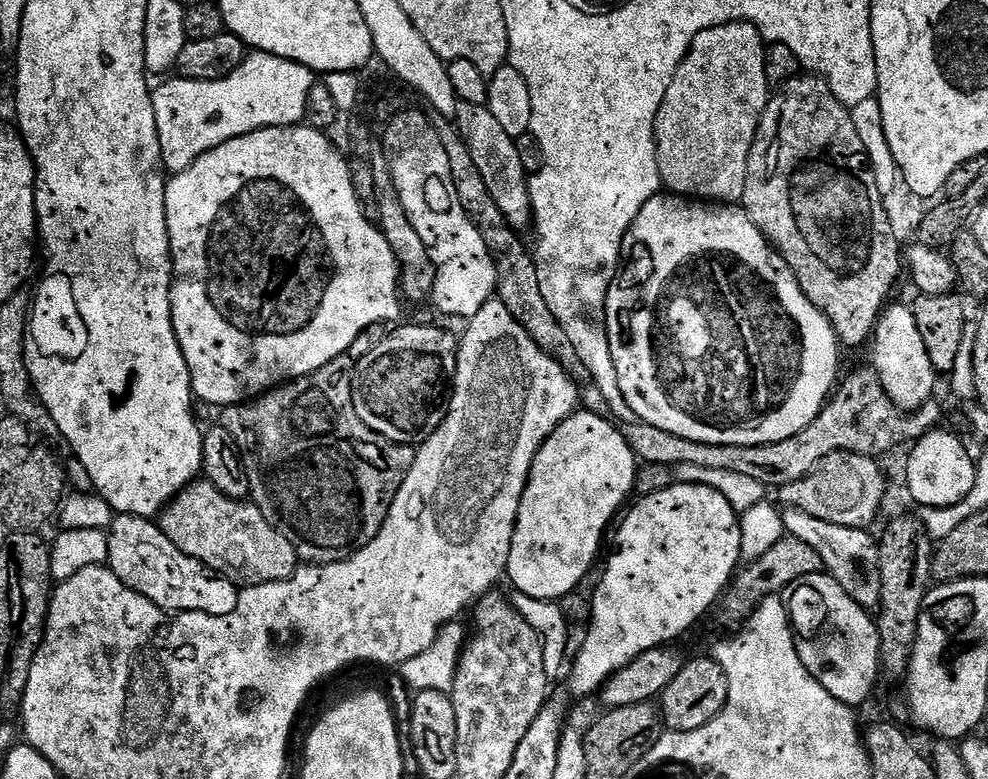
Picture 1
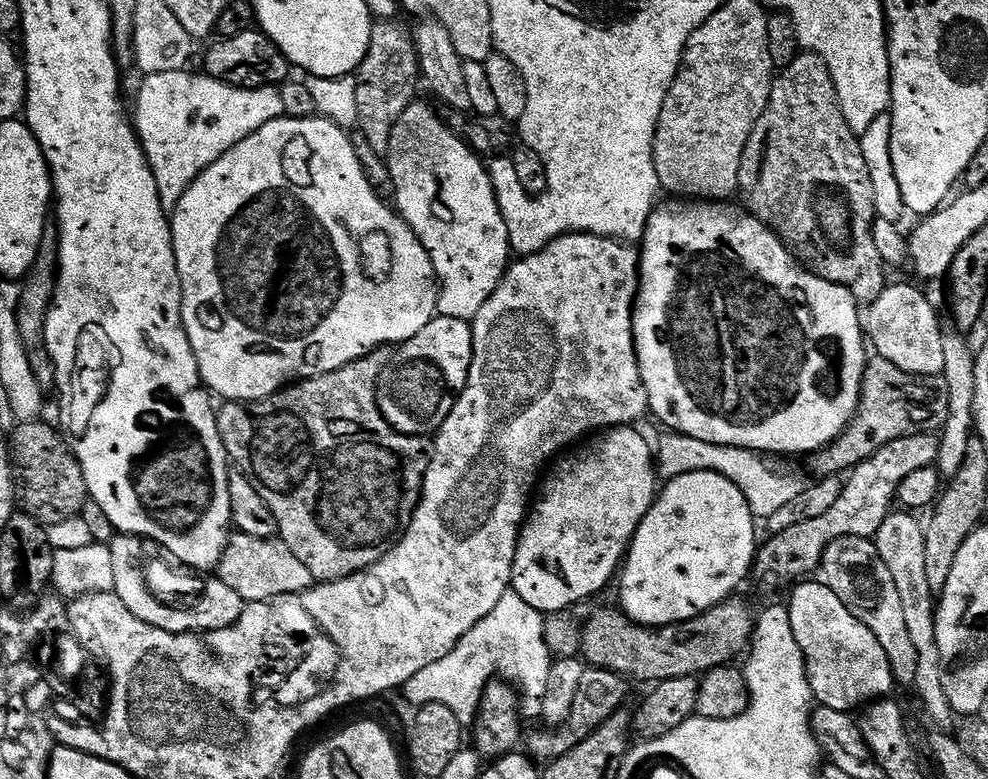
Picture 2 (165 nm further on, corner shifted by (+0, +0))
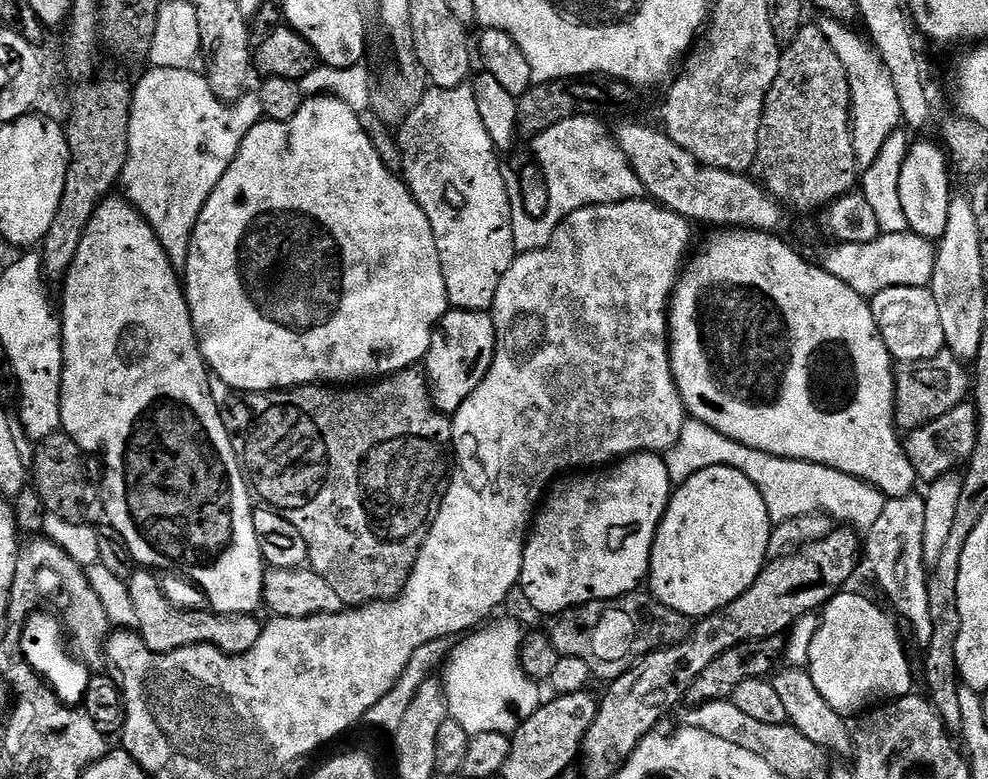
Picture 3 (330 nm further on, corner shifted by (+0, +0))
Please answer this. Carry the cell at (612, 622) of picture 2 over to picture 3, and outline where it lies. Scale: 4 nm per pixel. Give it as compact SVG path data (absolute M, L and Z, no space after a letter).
M644 590L629 592L627 596L613 600L580 604L559 613L553 620L556 621L550 629L550 637L557 655L582 658L589 673L593 677L601 676L604 682L616 680L646 654L682 642L694 627L689 617L678 614L678 610L670 610L670 606L658 602Z

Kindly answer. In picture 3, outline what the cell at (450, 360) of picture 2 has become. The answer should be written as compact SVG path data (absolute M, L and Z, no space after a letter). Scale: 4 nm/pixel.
M449 310L436 325L428 352L422 361L424 374L428 378L428 391L432 393L432 402L437 412L455 414L470 398L470 394L480 383L492 365L494 350L496 349L496 331L491 315L487 311L466 312L463 310Z

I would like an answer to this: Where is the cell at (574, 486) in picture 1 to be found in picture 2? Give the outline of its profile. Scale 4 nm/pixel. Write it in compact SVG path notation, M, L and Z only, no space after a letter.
M621 426L601 431L595 438L565 451L547 469L524 527L520 529L520 539L516 541L511 587L511 591L526 598L526 602L541 614L591 601L592 596L598 595L611 580L613 583L636 528L658 495L654 448L651 443L648 445L647 438L638 429L636 426Z

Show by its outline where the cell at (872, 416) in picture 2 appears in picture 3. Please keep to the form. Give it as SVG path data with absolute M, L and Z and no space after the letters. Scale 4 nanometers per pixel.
M947 350L929 360L900 362L895 365L896 403L894 423L897 429L911 430L920 428L926 422L942 418L954 406L965 403L970 392L970 372L956 355Z

